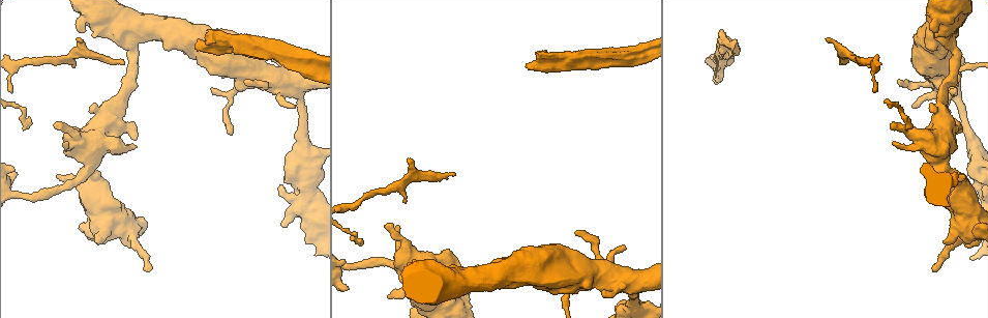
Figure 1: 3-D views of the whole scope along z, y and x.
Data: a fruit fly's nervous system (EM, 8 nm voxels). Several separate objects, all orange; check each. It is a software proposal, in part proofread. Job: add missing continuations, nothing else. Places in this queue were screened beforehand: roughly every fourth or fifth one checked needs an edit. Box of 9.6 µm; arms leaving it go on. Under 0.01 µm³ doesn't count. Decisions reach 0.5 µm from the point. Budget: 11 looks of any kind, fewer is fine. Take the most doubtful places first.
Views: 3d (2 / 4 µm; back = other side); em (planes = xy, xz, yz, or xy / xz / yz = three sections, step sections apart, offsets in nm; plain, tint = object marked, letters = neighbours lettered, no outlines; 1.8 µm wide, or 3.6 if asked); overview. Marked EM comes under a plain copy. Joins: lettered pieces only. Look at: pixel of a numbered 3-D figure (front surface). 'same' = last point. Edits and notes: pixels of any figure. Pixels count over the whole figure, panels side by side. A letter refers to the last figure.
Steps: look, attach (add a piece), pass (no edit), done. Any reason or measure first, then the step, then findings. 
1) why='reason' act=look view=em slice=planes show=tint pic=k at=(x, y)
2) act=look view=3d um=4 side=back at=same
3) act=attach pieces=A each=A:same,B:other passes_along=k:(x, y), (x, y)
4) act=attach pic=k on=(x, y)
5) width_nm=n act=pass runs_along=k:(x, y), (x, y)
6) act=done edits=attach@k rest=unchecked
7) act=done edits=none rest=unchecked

why='an open end' act=look view=em slice=planes show=letters pic=1 at=(453, 175)

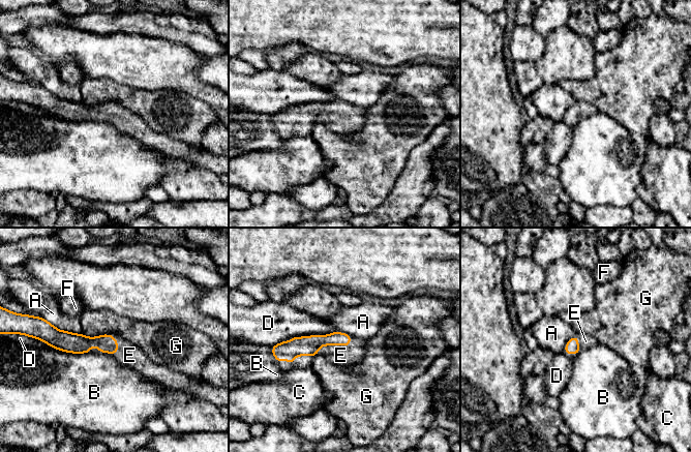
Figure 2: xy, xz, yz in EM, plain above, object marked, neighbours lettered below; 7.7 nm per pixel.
longest_contact=D:480nm act=attach pieces=E each=A:other,B:other,C:other,D:other,E:same,F:other,G:other found='the neuron continues'

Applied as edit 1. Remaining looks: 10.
why='see it whole again' act=look view=overview

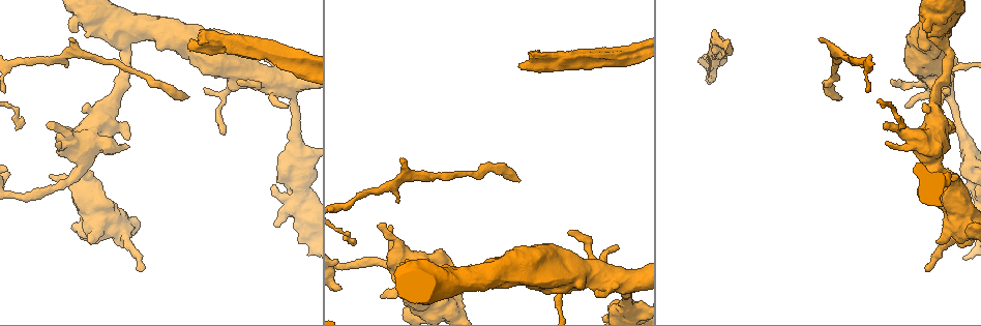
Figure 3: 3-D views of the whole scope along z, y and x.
why='free end' act=look view=3d um=4 pic=3 at=(715, 30)

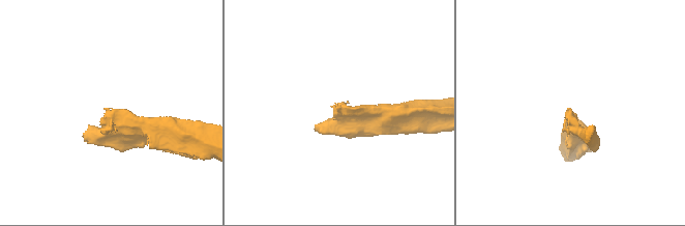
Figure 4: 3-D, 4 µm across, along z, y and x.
act=look view=em slice=xz step=4 show=tint pic=4 at=(338, 107)

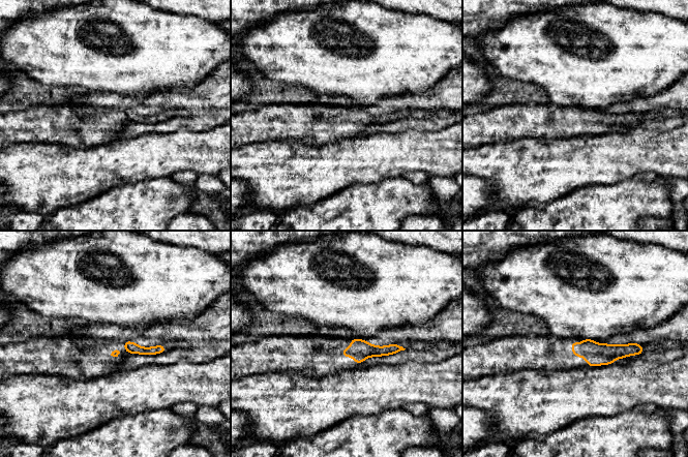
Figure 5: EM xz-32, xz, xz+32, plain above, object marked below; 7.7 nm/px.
act=look view=em slice=planes show=letters at=same

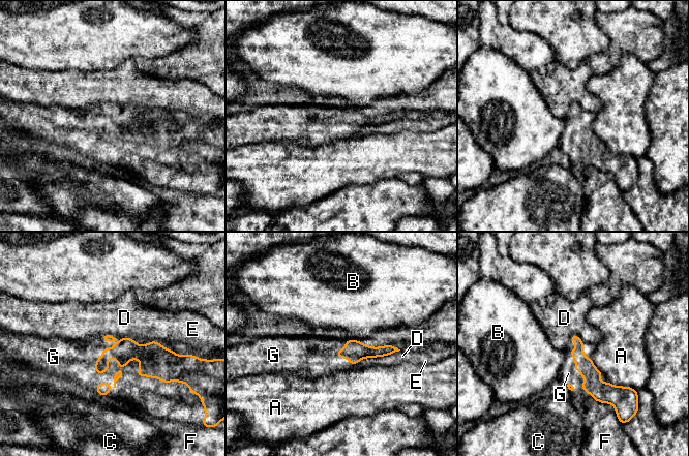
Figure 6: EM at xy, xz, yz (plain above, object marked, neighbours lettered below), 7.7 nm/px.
act=attach pieces=G each=A:other,B:other,C:other,D:other,E:other,F:other,G:same found='the neuron continues'

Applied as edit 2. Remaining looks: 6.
why='free end' act=look view=em slice=planes show=letters pic=3 at=(187, 97)

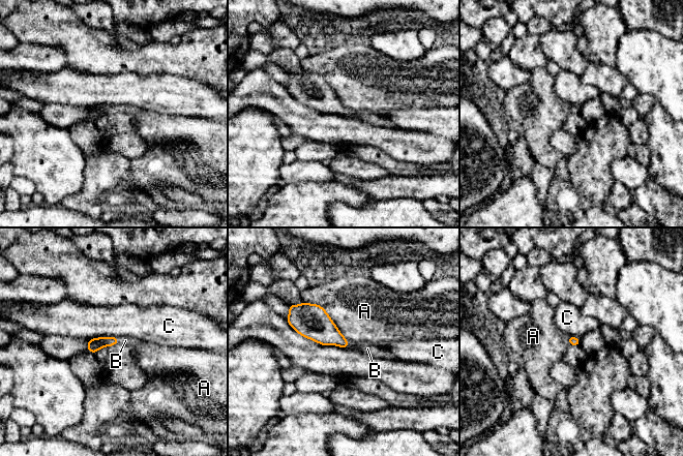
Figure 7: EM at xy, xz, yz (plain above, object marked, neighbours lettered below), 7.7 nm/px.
longest_contact=A:480nm act=attach pieces=B each=A:other,B:same,C:other passes_along=7:(94, 344), (118, 340), (125, 340) found='the neuron continues'

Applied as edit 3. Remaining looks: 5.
why='free end' act=look view=3d um=4 pic=3 at=(926, 32)

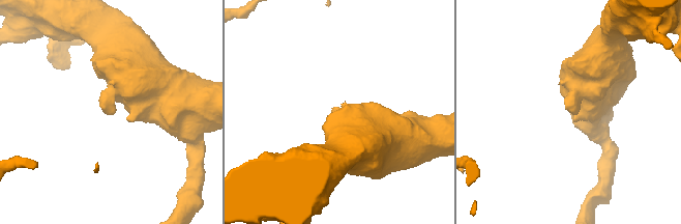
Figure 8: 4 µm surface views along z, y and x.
act=look view=em um=3.6 slice=planes show=tint pic=8 at=(113, 111)

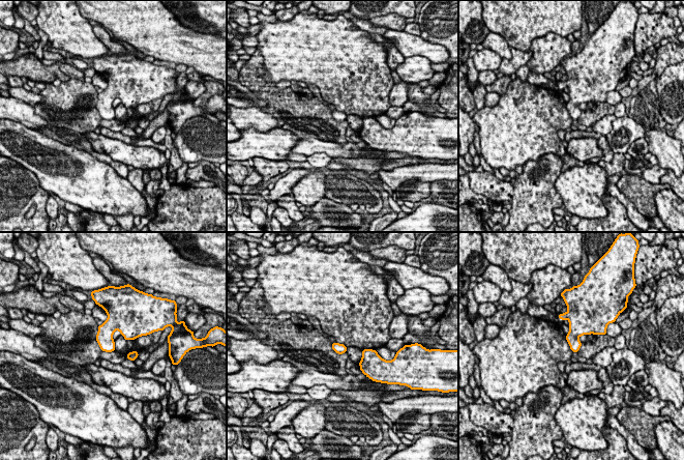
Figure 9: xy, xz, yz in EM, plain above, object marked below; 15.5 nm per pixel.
act=look view=em um=3.6 slice=planes show=letters at=same

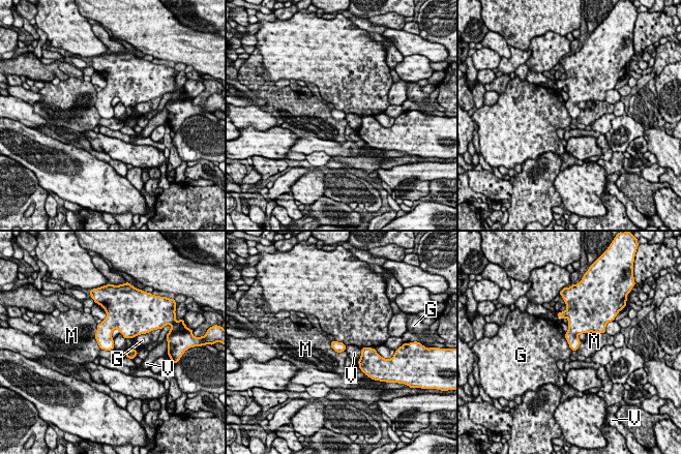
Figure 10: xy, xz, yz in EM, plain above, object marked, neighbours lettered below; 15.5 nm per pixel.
longest_contact=M:400nm act=pass each=G:other,M:other,V:other found='no lettered piece goes on from it'

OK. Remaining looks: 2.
act=done edits=attach@2,attach@6,attach@7 rest=unchecked

